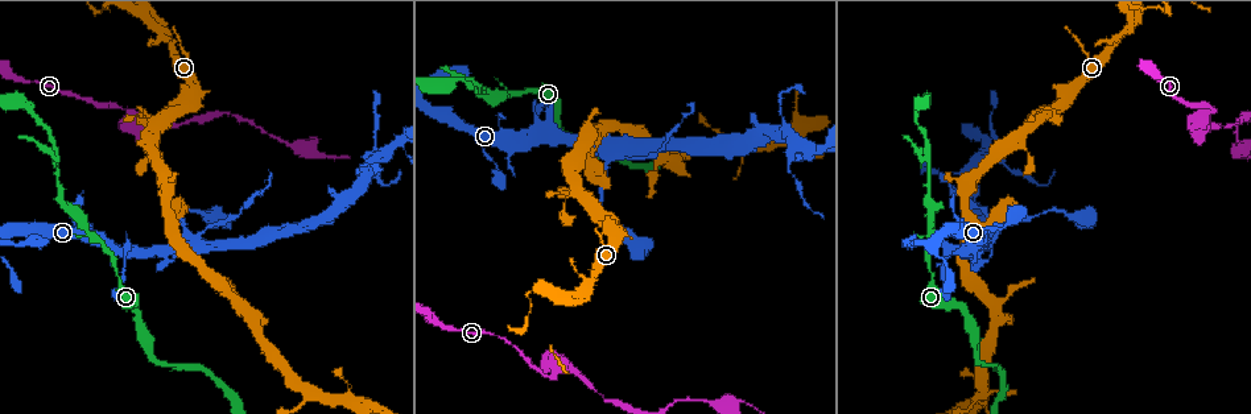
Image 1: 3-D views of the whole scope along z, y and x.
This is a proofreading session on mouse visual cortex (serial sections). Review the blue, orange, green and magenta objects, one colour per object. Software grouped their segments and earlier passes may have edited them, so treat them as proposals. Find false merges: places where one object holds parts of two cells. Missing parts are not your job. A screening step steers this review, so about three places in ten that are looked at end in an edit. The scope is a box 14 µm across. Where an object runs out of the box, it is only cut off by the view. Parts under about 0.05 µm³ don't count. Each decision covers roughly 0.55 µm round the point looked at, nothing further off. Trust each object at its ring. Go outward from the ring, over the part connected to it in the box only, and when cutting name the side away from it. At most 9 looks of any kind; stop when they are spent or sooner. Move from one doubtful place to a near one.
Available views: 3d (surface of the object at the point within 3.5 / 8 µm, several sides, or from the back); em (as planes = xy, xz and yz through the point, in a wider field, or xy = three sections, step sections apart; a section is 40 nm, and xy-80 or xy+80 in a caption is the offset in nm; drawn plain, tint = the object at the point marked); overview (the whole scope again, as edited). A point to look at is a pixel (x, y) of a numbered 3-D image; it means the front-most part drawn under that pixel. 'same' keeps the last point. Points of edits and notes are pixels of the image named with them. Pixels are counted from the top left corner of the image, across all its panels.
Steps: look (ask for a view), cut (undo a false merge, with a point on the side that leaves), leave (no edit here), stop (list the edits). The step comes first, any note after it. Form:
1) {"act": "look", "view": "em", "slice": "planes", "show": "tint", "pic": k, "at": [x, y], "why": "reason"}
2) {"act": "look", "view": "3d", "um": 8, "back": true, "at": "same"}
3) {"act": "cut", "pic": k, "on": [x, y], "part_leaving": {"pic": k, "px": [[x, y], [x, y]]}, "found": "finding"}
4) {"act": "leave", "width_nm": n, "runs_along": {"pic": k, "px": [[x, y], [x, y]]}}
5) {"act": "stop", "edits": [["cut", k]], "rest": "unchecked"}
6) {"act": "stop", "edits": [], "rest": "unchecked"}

{"act": "look", "view": "3d", "um": 8, "pic": 1, "at": [1207, 117], "why": "arms part here"}

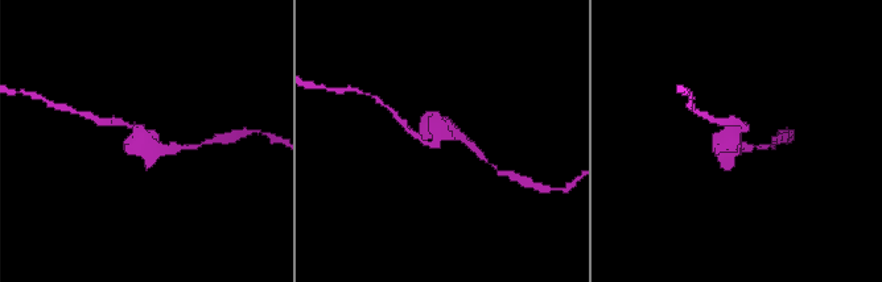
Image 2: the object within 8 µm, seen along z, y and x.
{"act": "look", "view": "em", "slice": "xy", "step": 5, "show": "tint", "pic": 2, "at": [147, 139], "why": "need the tissue"}

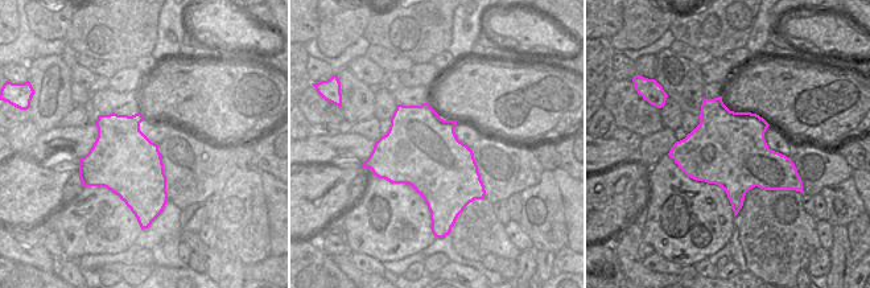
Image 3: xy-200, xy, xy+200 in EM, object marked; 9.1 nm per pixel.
{"act": "leave", "runs_along": {"pic": 2, "px": [[120, 123], [173, 146]]}, "found": "all the same cell"}

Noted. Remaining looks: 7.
{"act": "look", "view": "3d", "um": 8, "pic": 1, "at": [603, 147], "why": "four or more arms meet"}

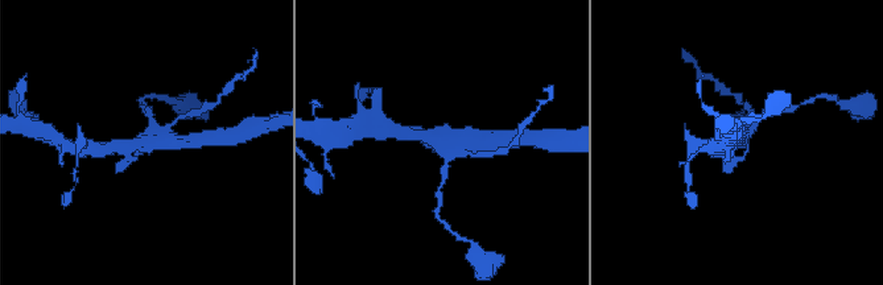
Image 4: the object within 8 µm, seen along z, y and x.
{"act": "look", "view": "em", "slice": "xy", "step": 3, "show": "tint", "pic": 4, "at": [148, 143], "why": "need the tissue"}

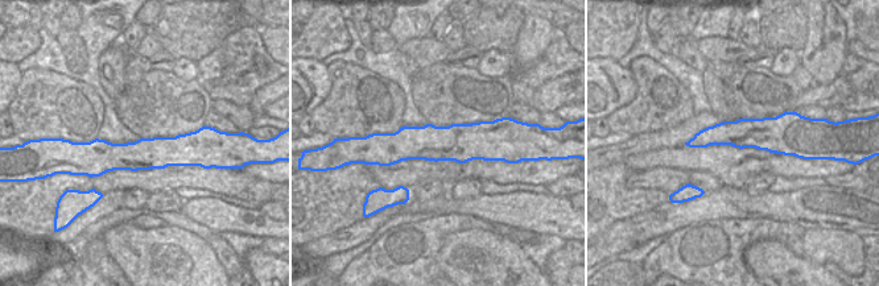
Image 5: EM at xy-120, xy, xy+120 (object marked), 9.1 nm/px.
{"act": "leave", "runs_along": {"pic": 5, "px": [[382, 139], [481, 142], [495, 154]]}, "found": "all the same cell"}

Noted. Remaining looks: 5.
{"act": "look", "view": "3d", "um": 3.5, "pic": 1, "at": [55, 160], "why": "branch point"}

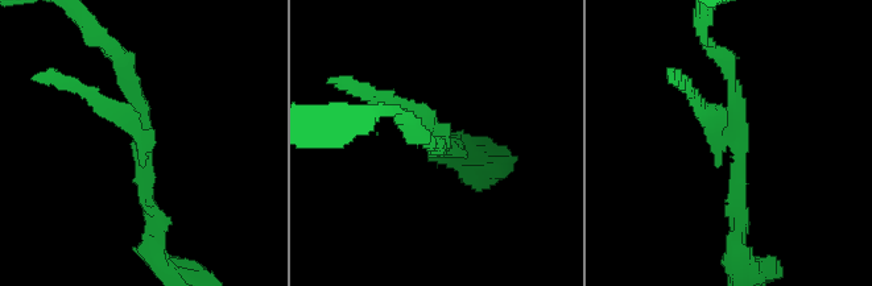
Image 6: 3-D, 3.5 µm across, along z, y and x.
{"act": "look", "view": "em", "slice": "planes", "show": "tint", "pic": 6, "at": [140, 139], "why": "shape alone is not enough"}

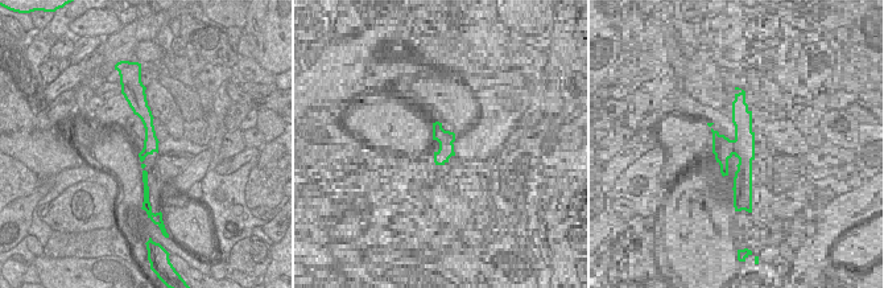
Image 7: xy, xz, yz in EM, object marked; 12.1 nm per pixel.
{"act": "look", "view": "em", "slice": "xy", "step": 1, "show": "tint", "at": "same"}

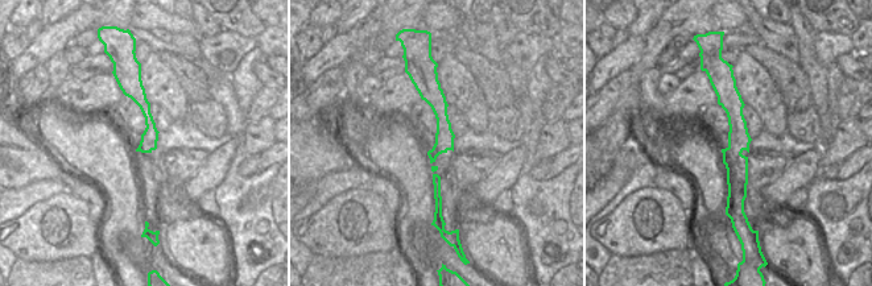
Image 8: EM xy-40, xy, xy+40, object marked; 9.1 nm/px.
{"act": "cut", "pic": 6, "on": [709, 107], "width_nm": 170, "part_leaving": {"pic": 6, "px": [[724, 136], [684, 79], [674, 79]]}, "found": "two cells meet here"}

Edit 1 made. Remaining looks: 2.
{"act": "stop", "edits": [["cut", 6]], "rest": "unchecked"}

